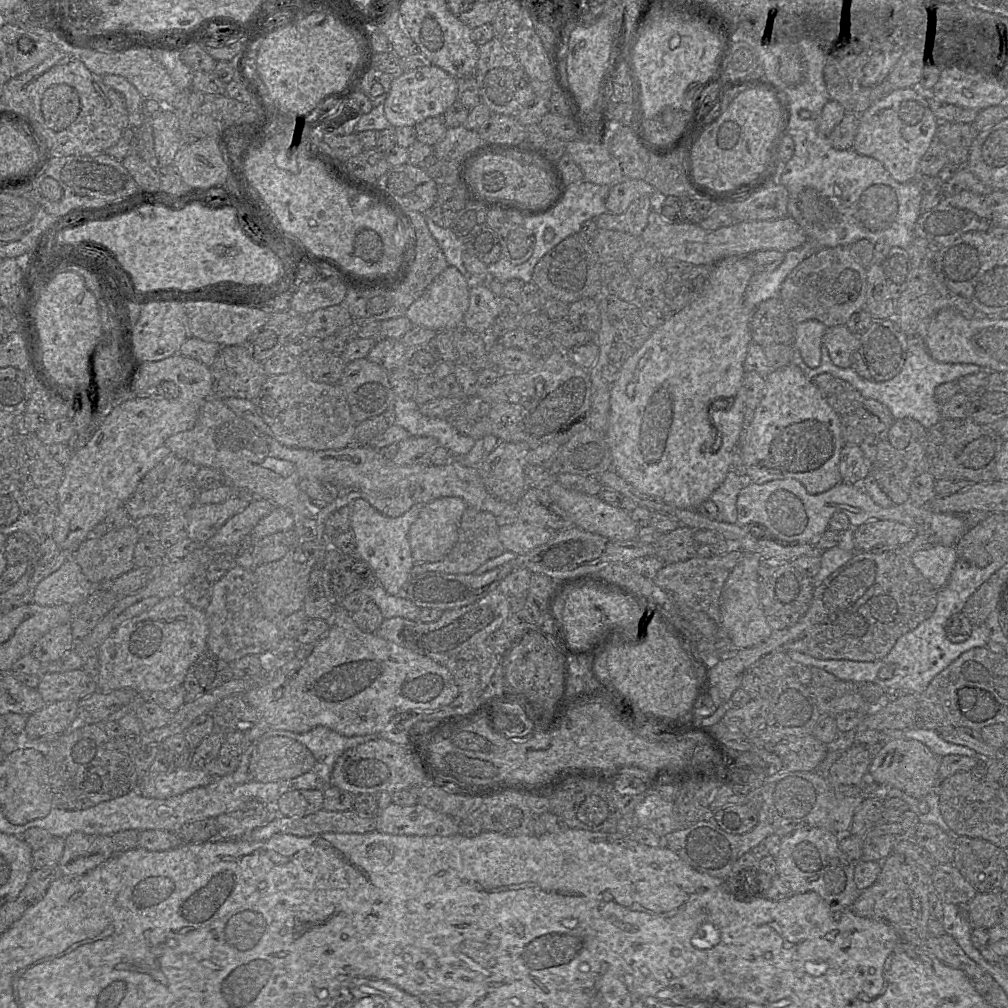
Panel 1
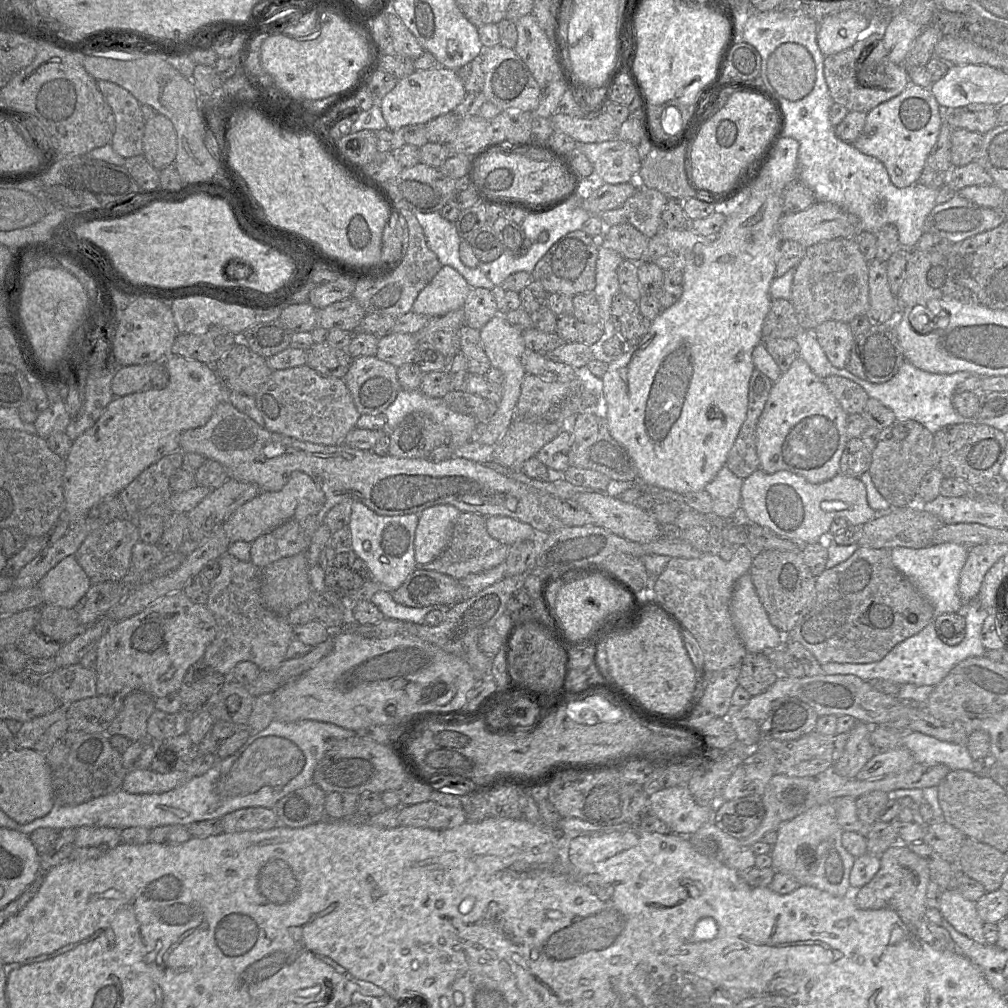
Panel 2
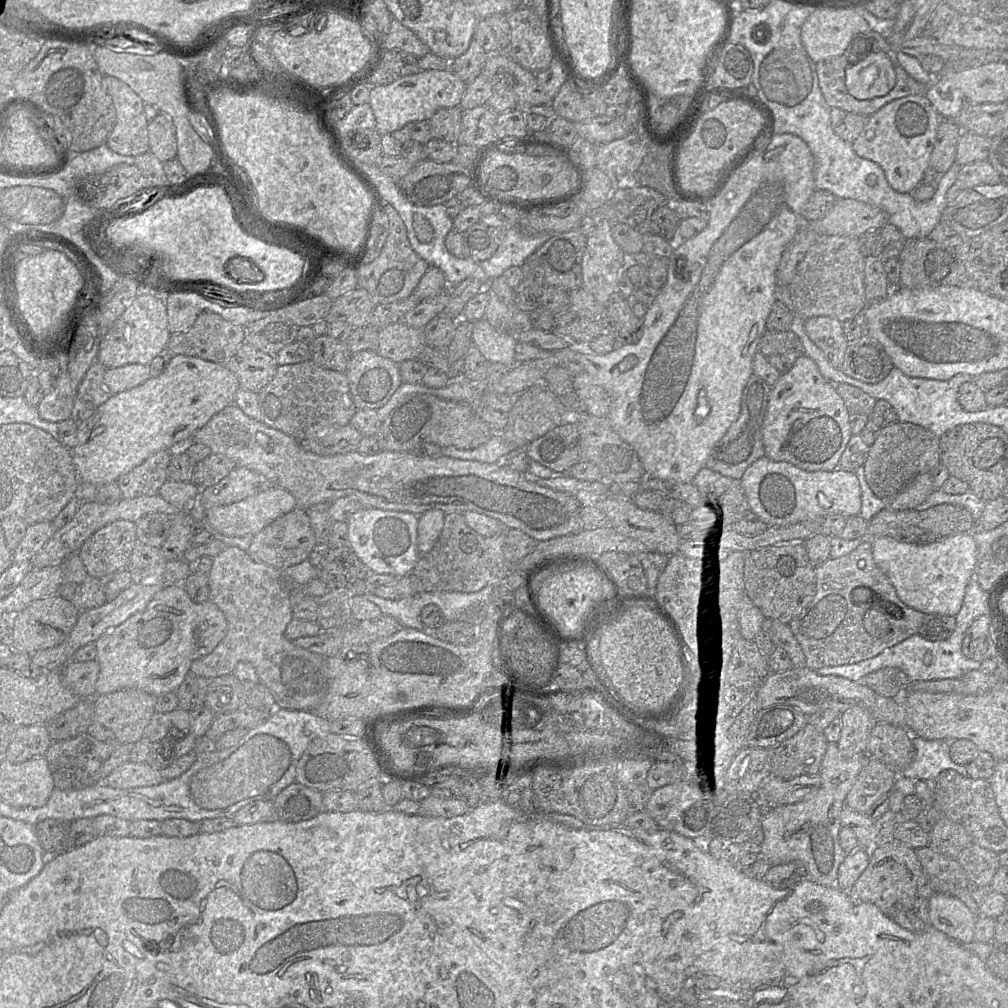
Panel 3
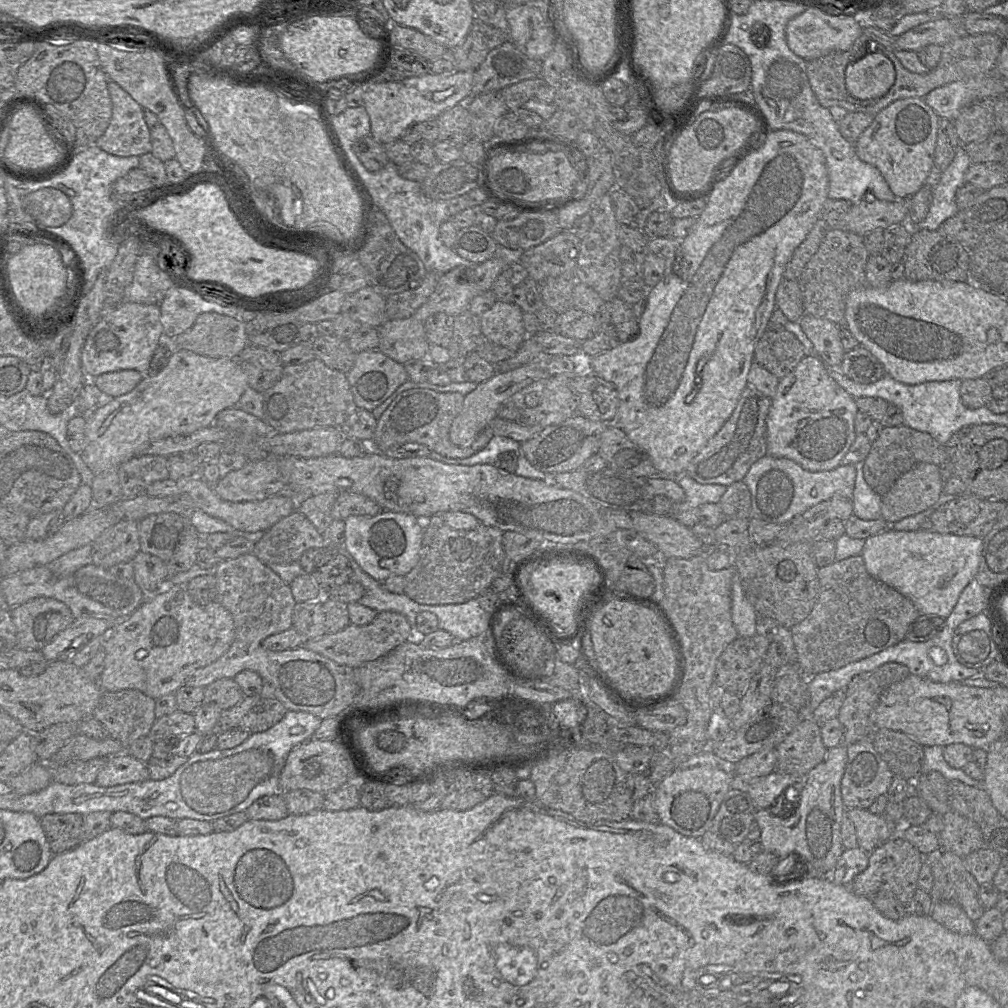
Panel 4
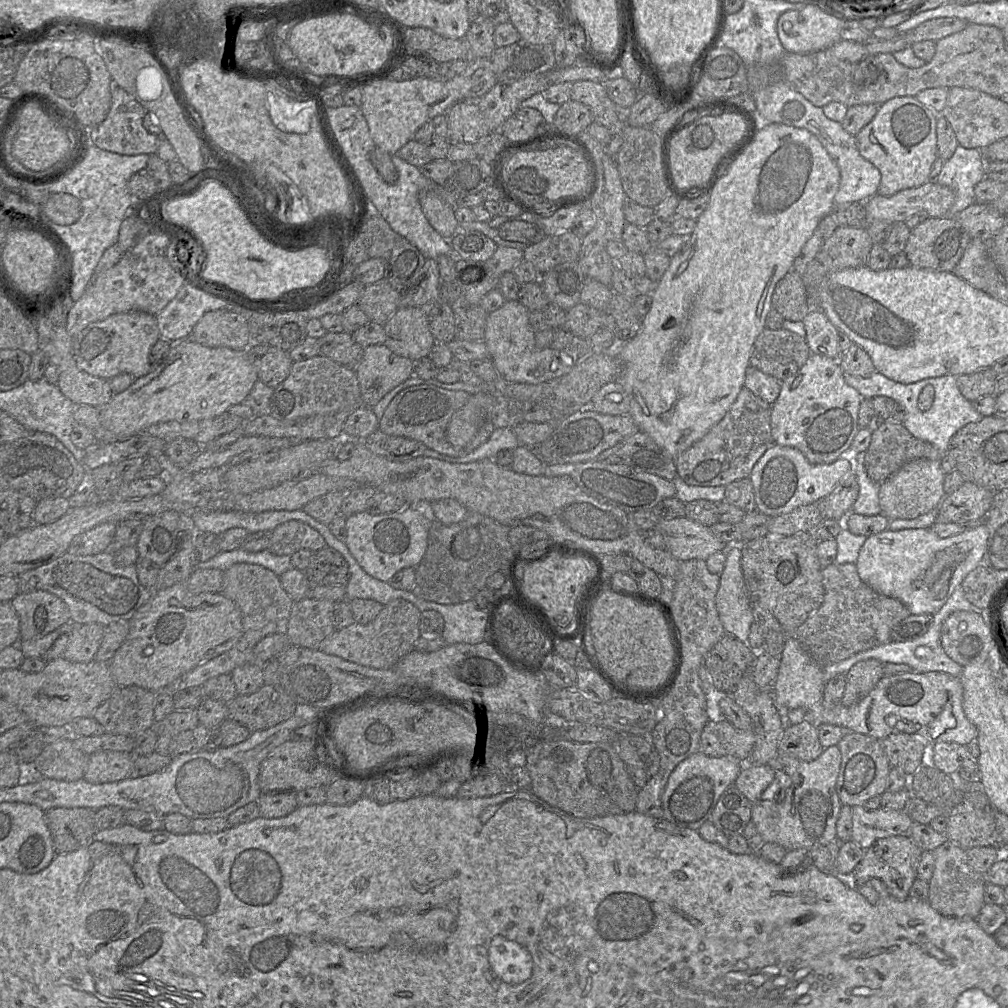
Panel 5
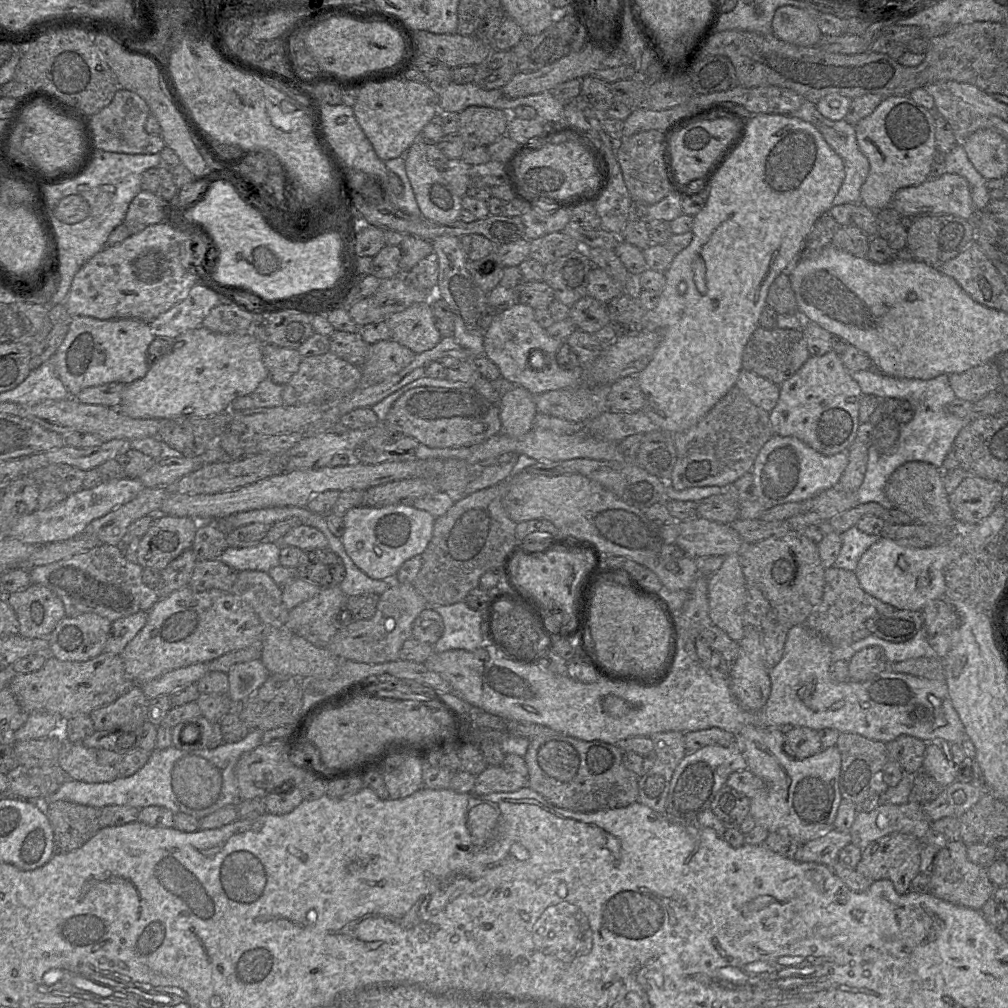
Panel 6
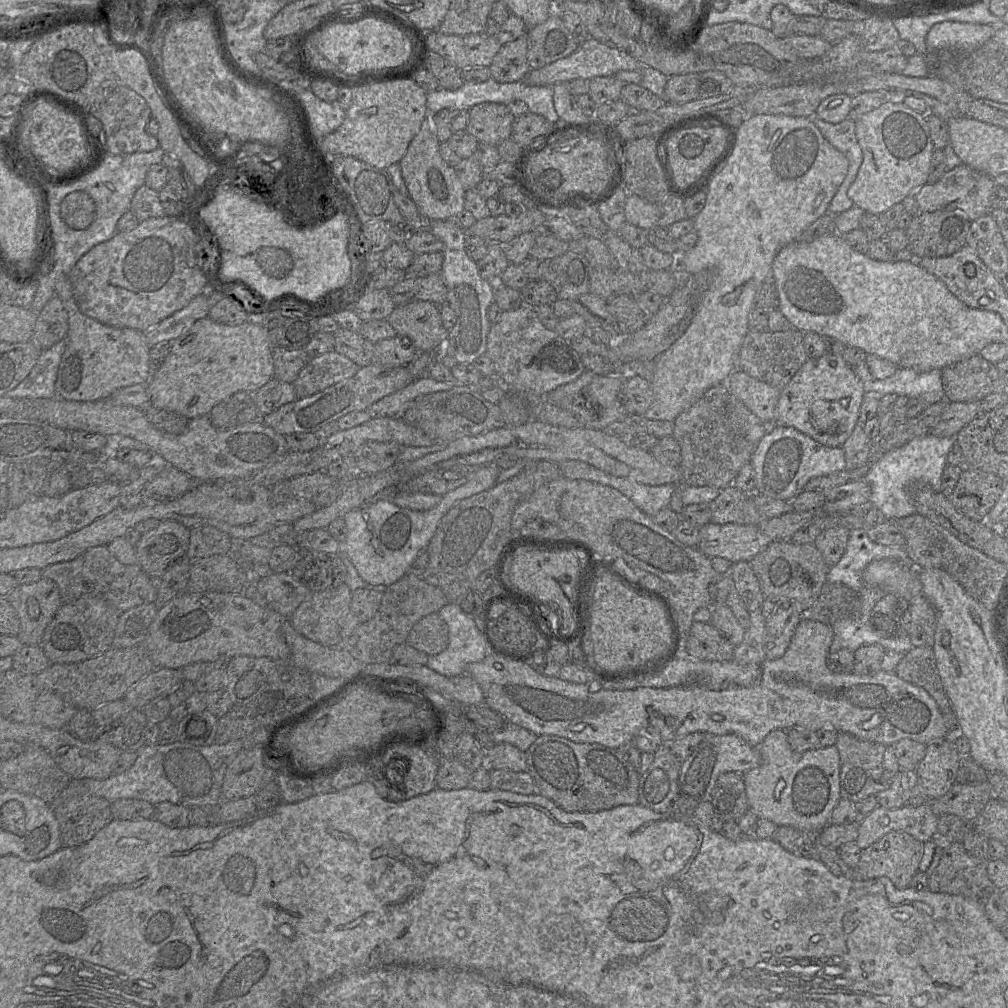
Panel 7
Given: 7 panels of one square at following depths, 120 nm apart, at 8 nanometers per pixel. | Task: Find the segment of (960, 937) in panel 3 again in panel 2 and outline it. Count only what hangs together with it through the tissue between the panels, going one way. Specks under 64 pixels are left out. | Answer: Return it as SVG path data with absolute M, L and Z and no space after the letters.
M944 890L941 895L939 911L956 931L984 945L984 922L978 915L976 903L966 900L960 893Z

